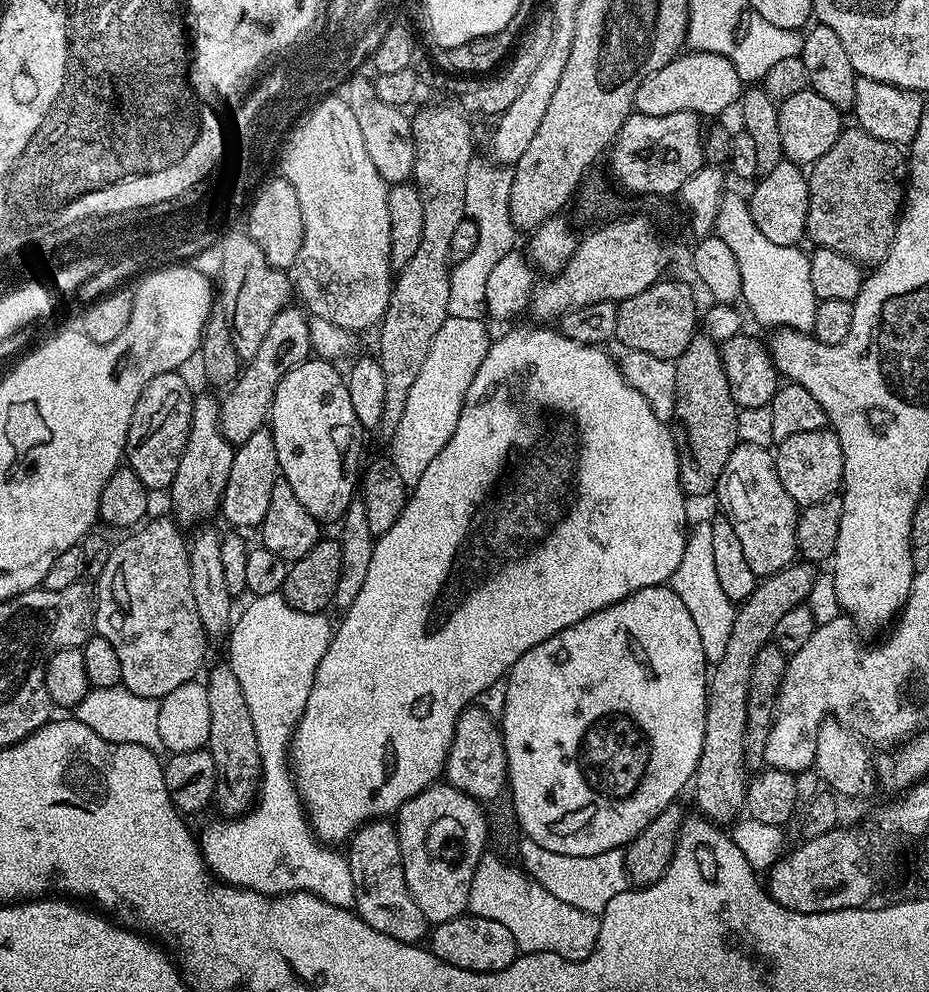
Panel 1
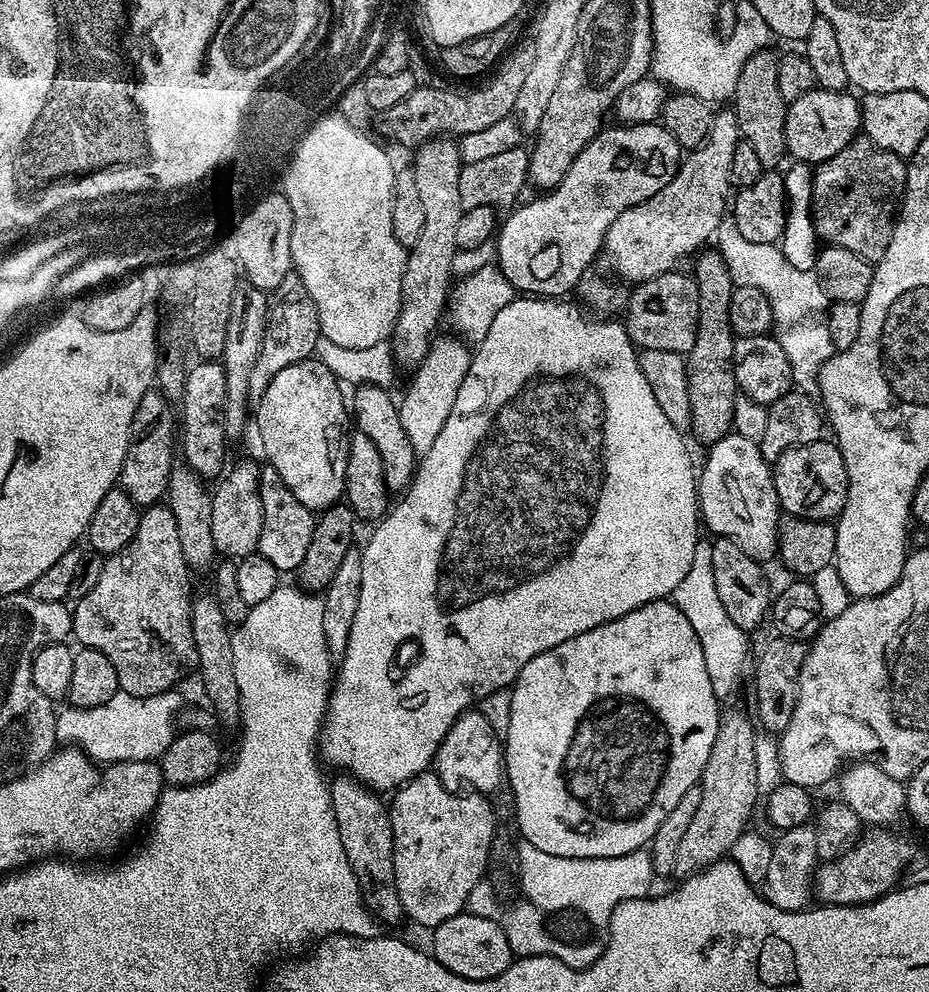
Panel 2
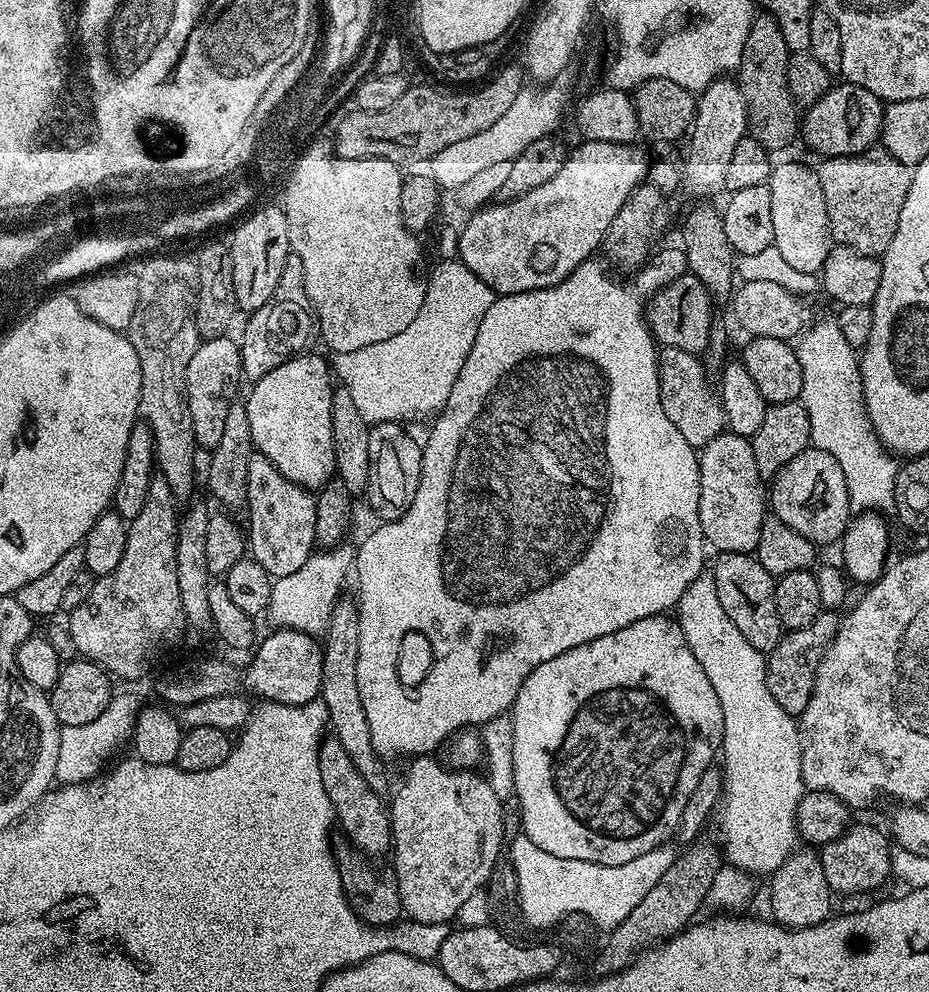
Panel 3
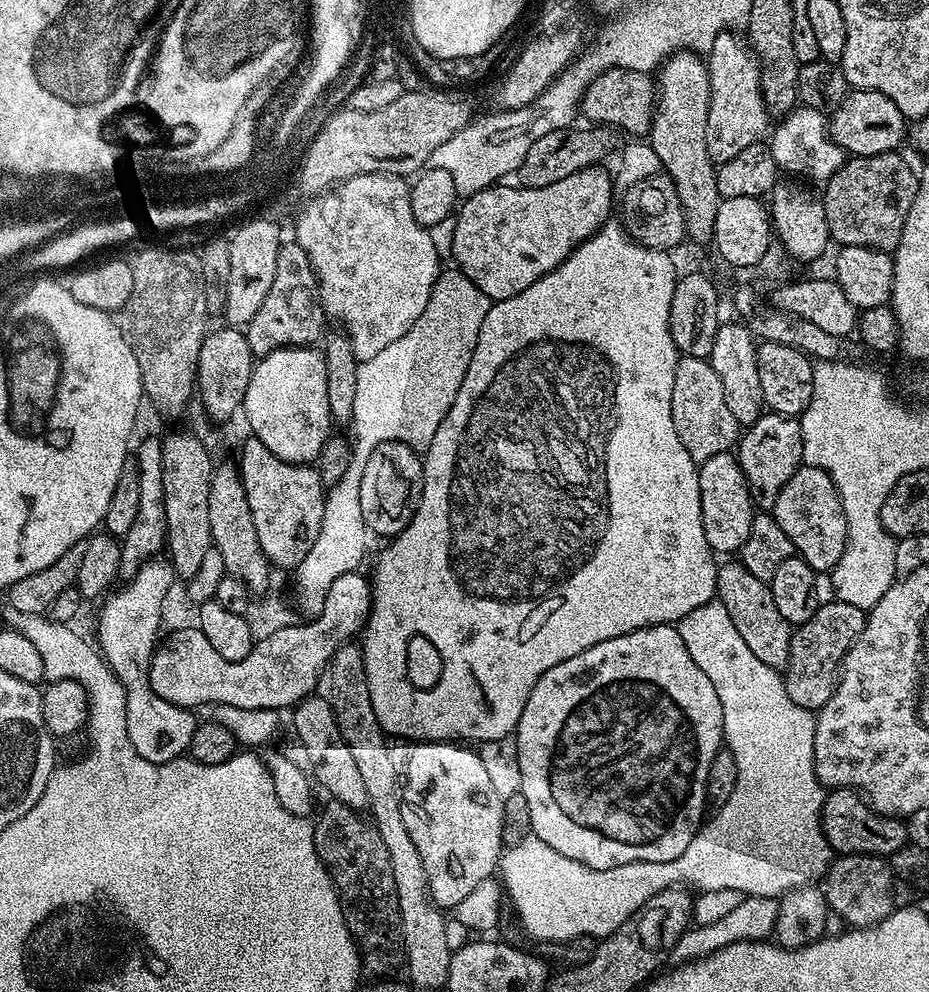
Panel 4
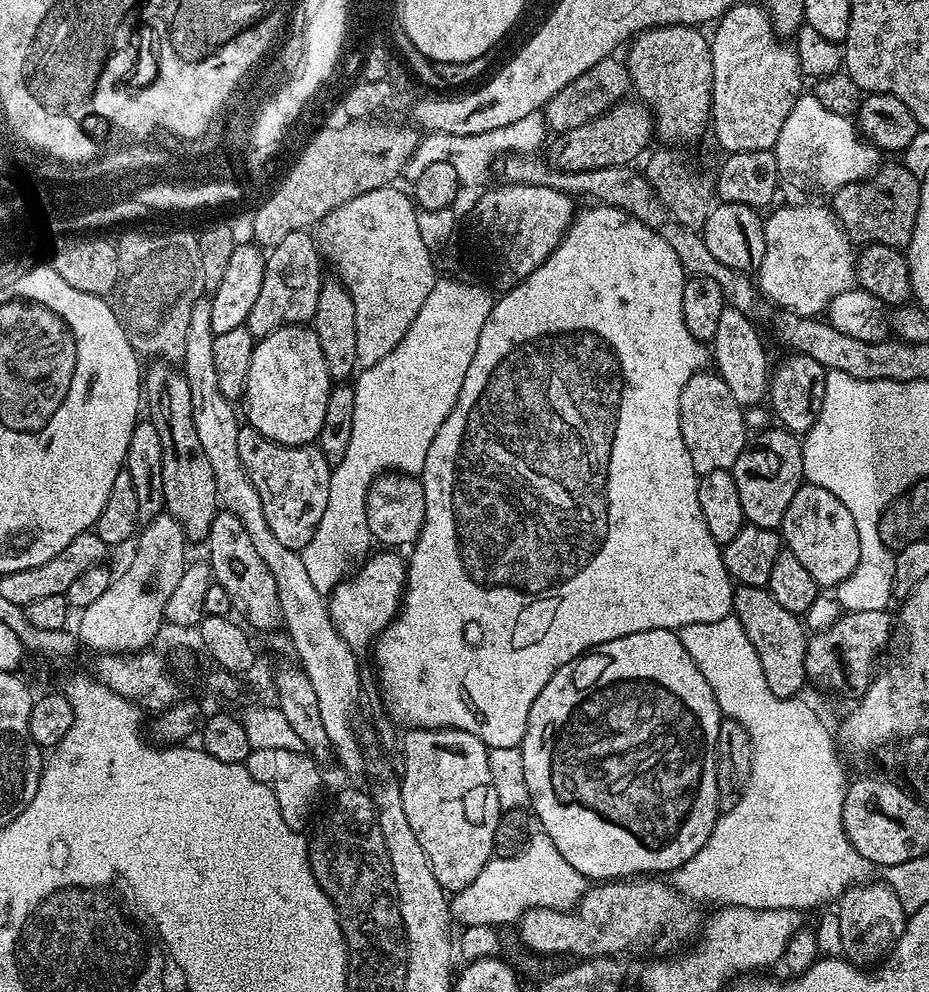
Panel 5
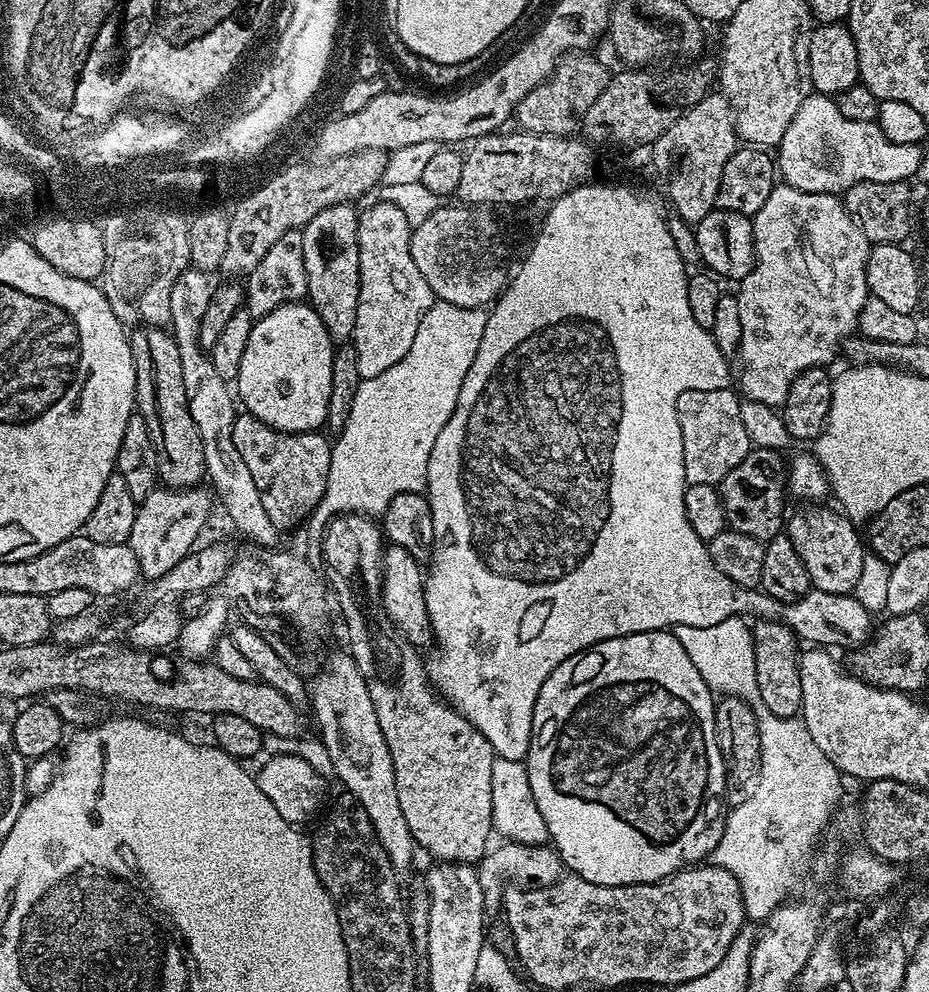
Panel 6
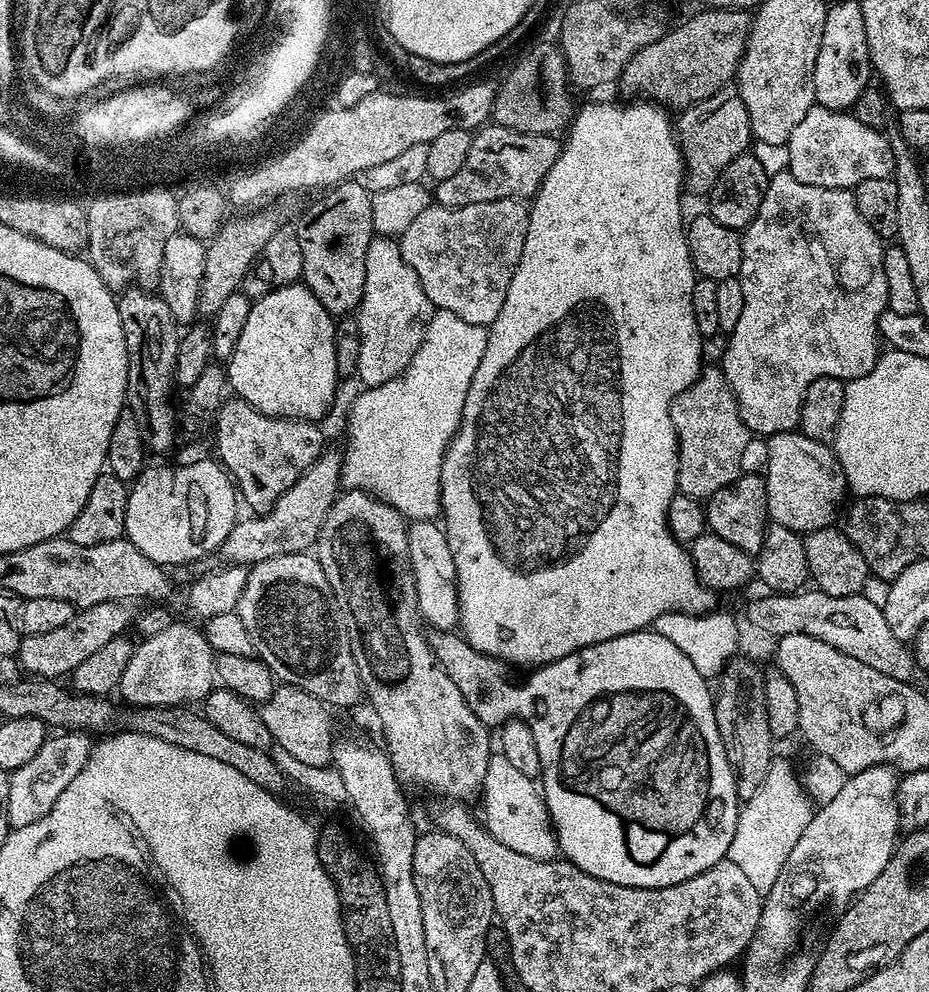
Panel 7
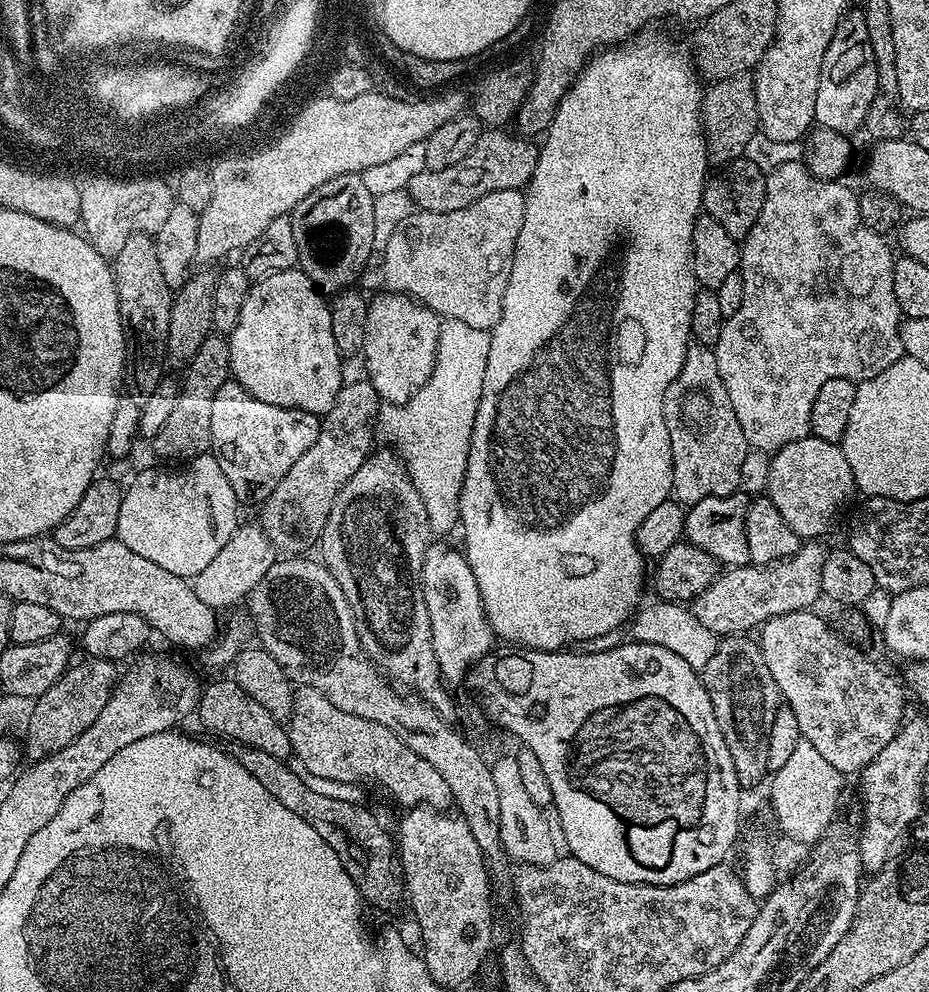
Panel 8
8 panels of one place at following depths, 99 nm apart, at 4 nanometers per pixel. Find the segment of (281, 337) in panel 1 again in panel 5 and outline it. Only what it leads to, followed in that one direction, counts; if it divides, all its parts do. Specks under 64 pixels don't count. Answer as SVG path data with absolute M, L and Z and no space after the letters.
M311 231L286 234L274 252L264 257L264 277L262 290L250 309L250 318L246 327L253 338L269 336L274 330L284 328L287 324L311 325L318 310L318 294L322 283L320 276L322 253Z

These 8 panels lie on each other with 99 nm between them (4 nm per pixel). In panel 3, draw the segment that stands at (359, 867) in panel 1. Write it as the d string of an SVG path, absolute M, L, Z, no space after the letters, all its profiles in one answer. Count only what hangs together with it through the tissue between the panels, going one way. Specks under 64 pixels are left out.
M325 738L320 742L318 750L318 770L322 774L322 786L326 786L326 794L330 794L335 823L341 828L343 835L353 846L369 858L380 858L392 847L392 818L389 809L382 801L381 793L370 790L366 786L366 778L358 774L358 766L354 766L354 758L346 754L346 746L334 738Z

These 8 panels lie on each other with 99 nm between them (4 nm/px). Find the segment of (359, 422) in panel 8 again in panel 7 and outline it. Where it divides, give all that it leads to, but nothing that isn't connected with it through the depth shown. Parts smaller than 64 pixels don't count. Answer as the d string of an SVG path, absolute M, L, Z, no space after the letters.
M325 450L320 453L320 457L274 502L274 506L265 516L255 514L249 515L249 520L244 518L237 519L236 525L230 530L226 542L218 549L218 556L221 556L223 563L228 566L251 566L262 562L266 558L278 558L282 554L298 554L299 552L308 552L315 545L316 540L320 537L320 527L324 525L324 519L328 517L328 511L336 501L337 496L341 495L342 485L340 483L340 471L344 465L344 457L339 451L331 452Z

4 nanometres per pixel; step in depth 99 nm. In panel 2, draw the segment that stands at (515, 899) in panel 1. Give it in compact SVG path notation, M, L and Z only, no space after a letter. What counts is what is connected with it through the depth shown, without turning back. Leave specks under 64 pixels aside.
M481 882L478 886L474 886L474 890L470 890L470 898L468 899L466 908L469 913L478 915L479 918L486 918L499 921L501 927L504 928L506 938L509 939L510 950L513 957L521 956L556 956L562 962L566 962L566 966L571 968L588 968L600 957L602 951L601 945L596 944L567 944L564 940L559 940L554 933L548 929L545 913L539 908L535 908L533 904L527 902L519 902L513 908L503 908L501 897L496 895L492 885L487 882Z

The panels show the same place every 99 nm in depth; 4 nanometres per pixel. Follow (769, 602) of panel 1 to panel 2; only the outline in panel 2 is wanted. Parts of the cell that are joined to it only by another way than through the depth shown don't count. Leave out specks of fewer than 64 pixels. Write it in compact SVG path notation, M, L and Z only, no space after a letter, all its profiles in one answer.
M732 708L721 711L720 725L718 726L718 734L714 738L714 746L710 746L710 758L706 758L706 766L700 775L700 783L698 787L702 790L702 802L698 802L698 810L694 813L694 822L690 822L690 827L686 829L685 836L682 837L682 842L678 846L678 854L676 855L676 871L677 877L683 878L692 875L694 872L700 872L706 866L710 866L716 860L725 859L731 853L734 842L738 842L738 838L749 827L748 819L752 816L752 807L756 804L756 796L758 797L758 789L756 786L756 763L754 762L754 750L756 749L757 735L752 730L754 728L754 720L751 715L747 716L740 708Z

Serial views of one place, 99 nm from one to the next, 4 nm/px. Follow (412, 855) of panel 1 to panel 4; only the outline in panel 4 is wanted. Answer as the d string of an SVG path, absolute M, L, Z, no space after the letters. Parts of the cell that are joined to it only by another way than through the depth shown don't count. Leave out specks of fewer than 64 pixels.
M416 742L408 756L408 772L403 773L404 801L402 818L414 846L418 846L418 858L422 858L422 870L426 872L428 895L441 910L452 910L478 882L489 879L497 871L504 837L504 800L498 798L494 785L482 763L479 751L460 742Z

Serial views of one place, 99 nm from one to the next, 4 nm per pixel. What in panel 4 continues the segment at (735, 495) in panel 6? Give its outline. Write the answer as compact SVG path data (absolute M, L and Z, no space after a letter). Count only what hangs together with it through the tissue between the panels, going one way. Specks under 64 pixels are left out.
M765 411L763 416L743 429L738 441L739 448L740 469L750 490L752 507L756 510L770 510L774 502L778 502L778 494L782 494L782 486L786 486L786 482L790 482L790 478L794 478L794 474L802 467L804 455L799 419Z

